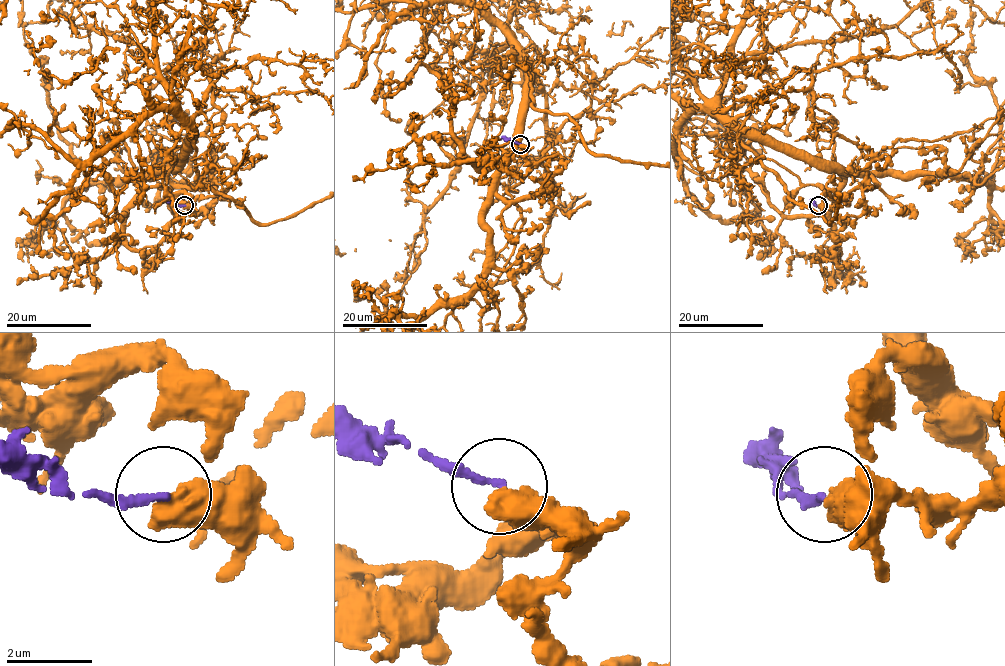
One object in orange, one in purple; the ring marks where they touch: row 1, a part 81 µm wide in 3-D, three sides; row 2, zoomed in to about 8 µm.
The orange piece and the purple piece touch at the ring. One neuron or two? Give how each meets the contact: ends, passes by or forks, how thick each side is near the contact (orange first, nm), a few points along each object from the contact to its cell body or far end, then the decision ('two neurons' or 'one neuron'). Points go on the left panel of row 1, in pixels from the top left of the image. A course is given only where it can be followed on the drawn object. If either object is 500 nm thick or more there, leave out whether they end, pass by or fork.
750/170 nm | orange via (185, 205), (142, 185), (187, 153), (187, 129), (196, 180), (260, 223) | purple via (185, 205), (171, 204), (163, 199) | two neurons

